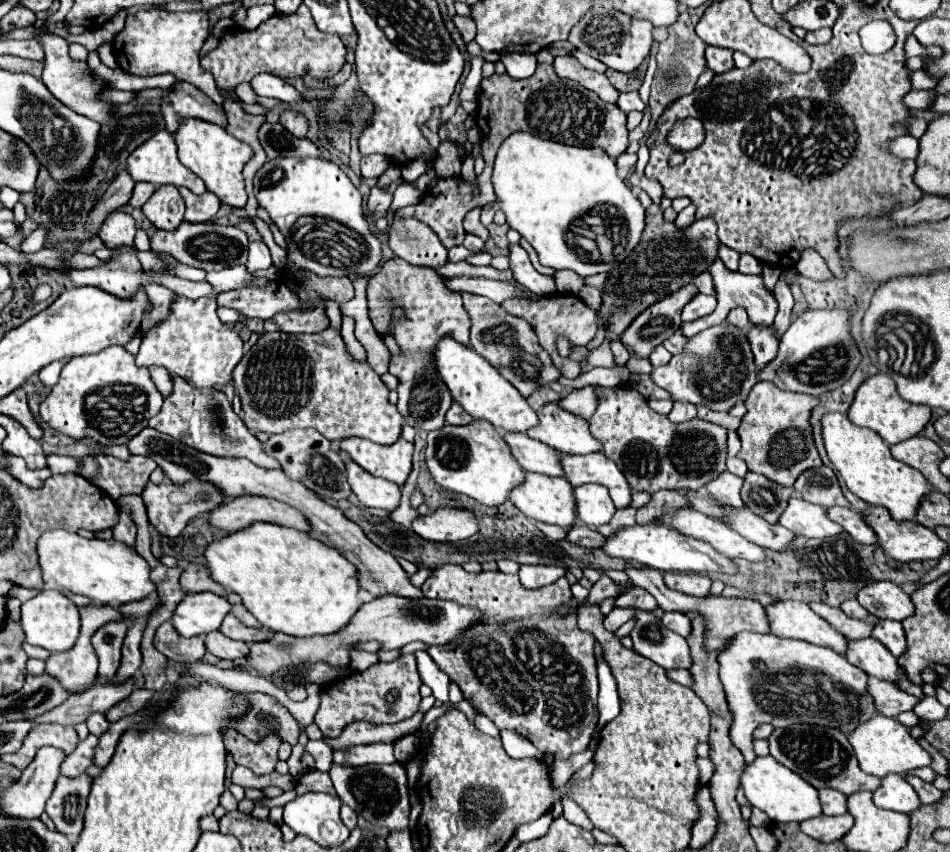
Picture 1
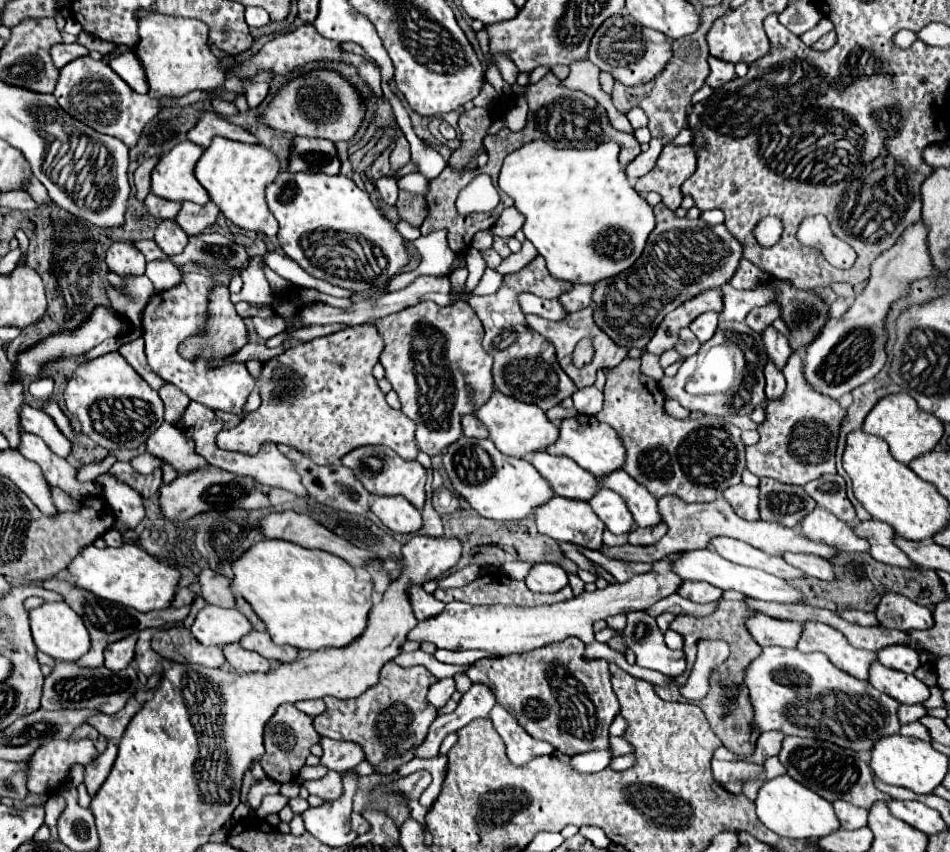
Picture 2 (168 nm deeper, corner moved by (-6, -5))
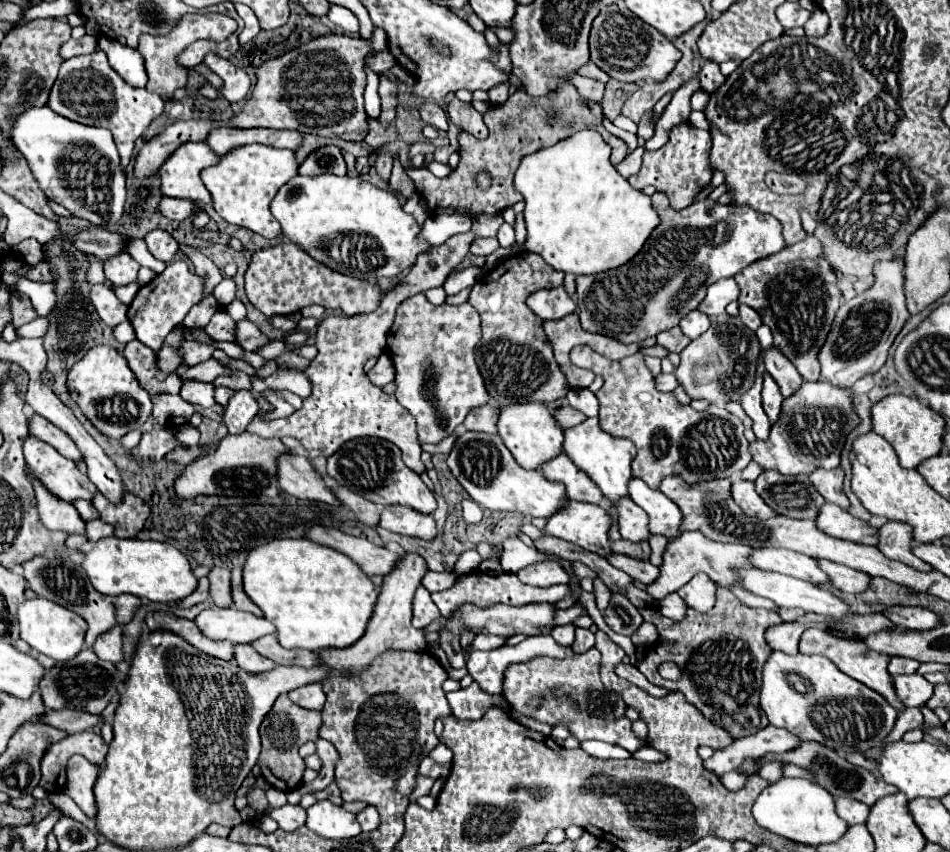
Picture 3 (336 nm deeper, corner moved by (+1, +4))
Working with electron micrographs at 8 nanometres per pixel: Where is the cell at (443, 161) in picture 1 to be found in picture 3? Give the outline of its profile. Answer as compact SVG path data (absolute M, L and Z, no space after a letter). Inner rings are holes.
M453 98L447 104L447 116L465 132L477 136L477 138L487 138L487 126L483 122L483 116L469 104L469 102L461 102L457 98Z

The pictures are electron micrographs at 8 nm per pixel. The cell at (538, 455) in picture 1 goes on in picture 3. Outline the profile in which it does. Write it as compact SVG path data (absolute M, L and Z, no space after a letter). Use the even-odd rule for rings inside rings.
M559 454L551 462L545 462L541 472L551 482L565 484L567 496L571 500L599 504L603 498L603 492L597 488L597 484L581 468L577 468L565 454Z

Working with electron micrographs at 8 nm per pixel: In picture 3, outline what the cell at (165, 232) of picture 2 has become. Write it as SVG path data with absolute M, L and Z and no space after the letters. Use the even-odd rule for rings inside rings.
M151 230L145 236L145 242L147 242L147 248L151 250L151 254L157 260L163 260L167 264L173 260L173 254L179 250L179 242L165 230Z

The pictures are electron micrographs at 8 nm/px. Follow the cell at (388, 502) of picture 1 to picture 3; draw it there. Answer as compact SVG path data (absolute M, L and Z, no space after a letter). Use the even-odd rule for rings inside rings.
M385 506L381 512L381 528L407 534L407 536L419 536L423 540L431 540L437 534L435 520L431 514L419 514L417 510L411 510L409 506Z

